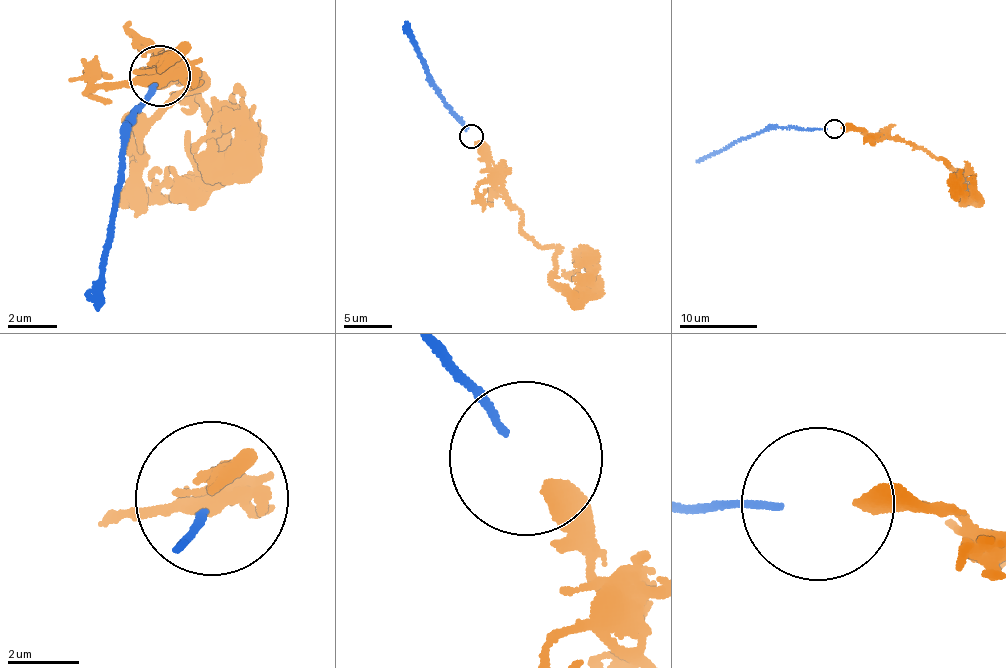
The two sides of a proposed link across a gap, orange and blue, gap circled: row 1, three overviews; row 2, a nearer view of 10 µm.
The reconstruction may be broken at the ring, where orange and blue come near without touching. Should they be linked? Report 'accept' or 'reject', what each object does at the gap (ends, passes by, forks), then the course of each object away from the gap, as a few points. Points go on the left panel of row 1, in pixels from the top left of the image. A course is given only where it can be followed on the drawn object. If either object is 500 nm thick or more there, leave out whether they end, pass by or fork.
accept; orange ends; blue ends; course orange (161, 66), (192, 82), (129, 124), (145, 184), (189, 186), (239, 130), (189, 153); course blue (151, 84), (133, 131), (98, 310)

